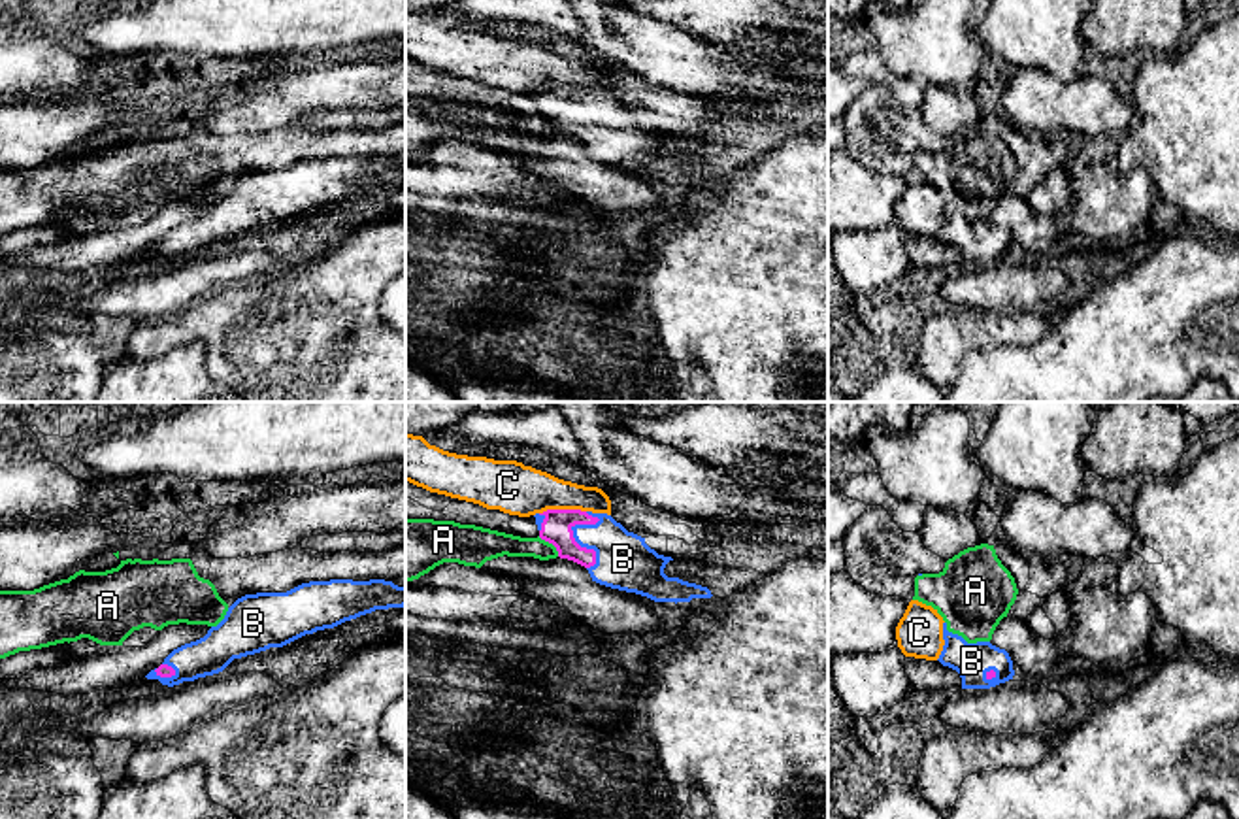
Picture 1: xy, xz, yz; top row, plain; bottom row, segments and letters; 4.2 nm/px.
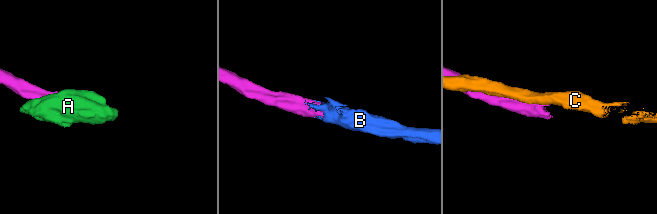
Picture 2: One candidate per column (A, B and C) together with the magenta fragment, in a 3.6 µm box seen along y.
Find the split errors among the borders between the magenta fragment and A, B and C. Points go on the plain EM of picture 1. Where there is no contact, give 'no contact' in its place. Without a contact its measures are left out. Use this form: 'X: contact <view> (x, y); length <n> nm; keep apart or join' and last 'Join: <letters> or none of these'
A: contact xz (551, 119); length 130 nm; keep apart
B: contact xz (572, 110); length 240 nm; join
C: contact xz (562, 87); length 200 nm; keep apart
Join: B

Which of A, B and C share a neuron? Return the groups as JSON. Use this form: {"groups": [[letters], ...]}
{"groups": [["A"], ["B"], ["C"]]}

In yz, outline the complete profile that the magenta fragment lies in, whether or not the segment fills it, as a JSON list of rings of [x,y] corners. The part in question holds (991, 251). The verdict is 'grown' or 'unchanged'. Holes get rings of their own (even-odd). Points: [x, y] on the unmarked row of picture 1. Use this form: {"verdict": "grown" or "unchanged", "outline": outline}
{"verdict": "grown", "outline": [[[943,200],[943,228],[939,240],[956,247],[962,266],[990,266],[1013,257],[1013,238],[1005,226],[990,219],[967,221],[962,213],[947,208]]]}

